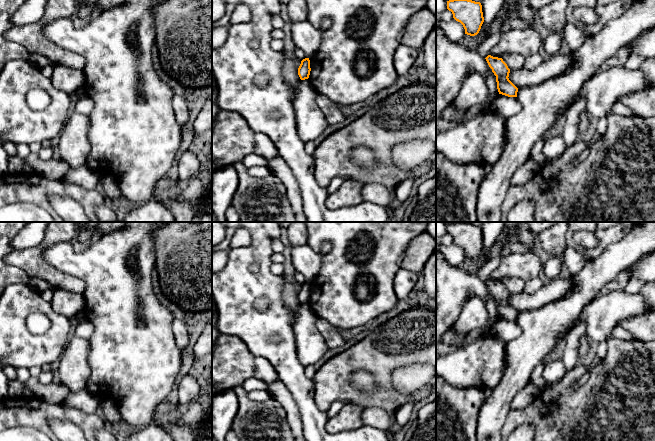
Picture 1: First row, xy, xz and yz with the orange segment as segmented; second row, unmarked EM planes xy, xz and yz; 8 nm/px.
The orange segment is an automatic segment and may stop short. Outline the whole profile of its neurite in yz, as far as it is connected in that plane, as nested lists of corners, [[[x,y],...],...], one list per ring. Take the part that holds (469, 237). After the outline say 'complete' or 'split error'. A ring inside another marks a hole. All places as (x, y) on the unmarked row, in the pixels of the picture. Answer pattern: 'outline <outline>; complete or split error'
outline [[[453,223],[447,225],[447,233],[452,236],[453,242],[463,249],[465,258],[475,260],[479,257],[484,246],[480,226],[468,223]]]; complete

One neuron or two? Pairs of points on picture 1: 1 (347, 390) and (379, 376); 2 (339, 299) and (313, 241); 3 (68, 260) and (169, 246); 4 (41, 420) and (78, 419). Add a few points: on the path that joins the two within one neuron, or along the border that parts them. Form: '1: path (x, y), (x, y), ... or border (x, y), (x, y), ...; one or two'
1: path (358, 397), (372, 397), (379, 390), (379, 387); one
2: path (340, 279), (340, 246), (333, 239); one
3: border (152, 232), (155, 248), (155, 267); two
4: path (50, 413), (69, 413); one

